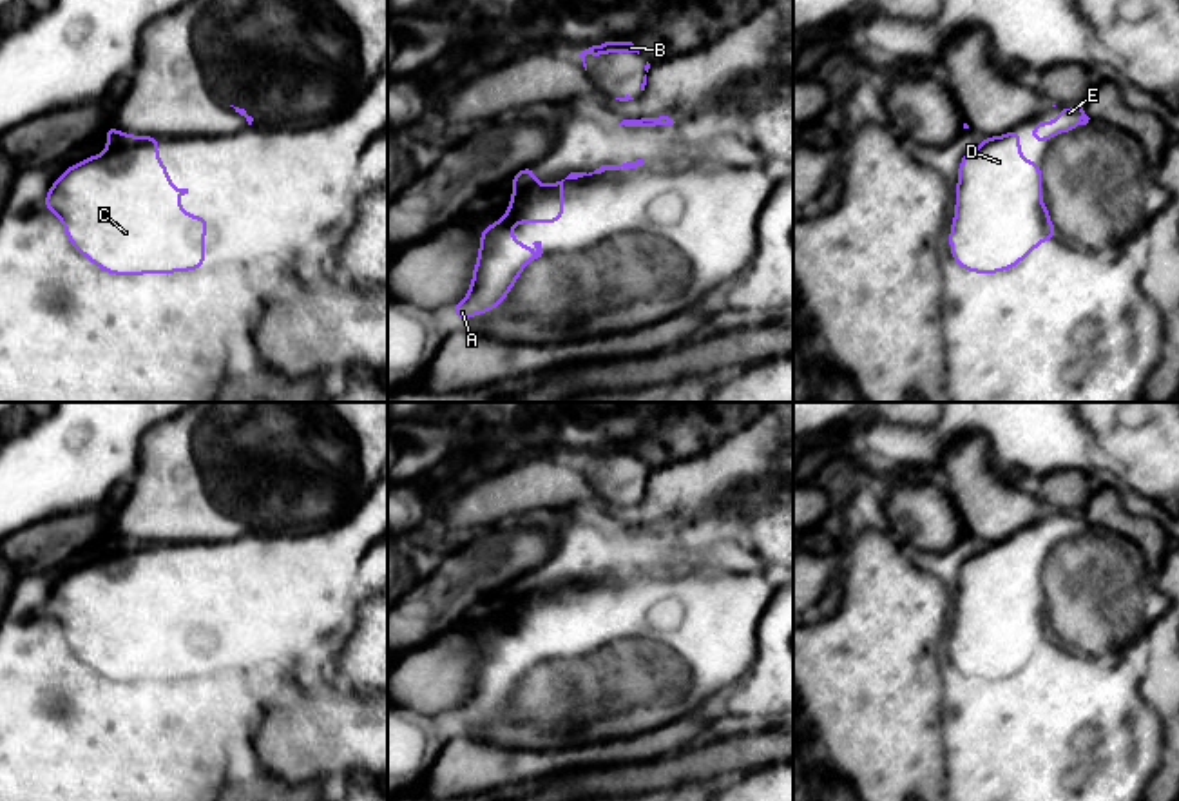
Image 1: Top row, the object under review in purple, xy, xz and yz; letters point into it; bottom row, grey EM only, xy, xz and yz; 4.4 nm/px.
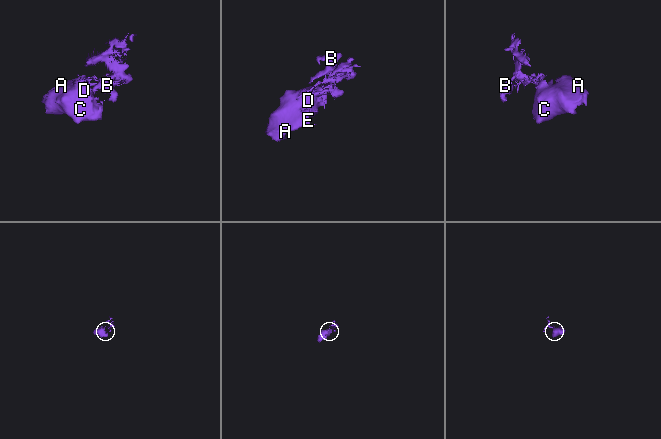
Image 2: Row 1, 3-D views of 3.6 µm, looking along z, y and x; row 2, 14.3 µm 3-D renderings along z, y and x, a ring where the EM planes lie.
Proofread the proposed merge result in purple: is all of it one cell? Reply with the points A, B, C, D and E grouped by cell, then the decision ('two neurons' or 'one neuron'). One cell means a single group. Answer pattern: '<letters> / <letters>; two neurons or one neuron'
A C D E / B; two neurons

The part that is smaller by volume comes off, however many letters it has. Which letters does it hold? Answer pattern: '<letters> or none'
B

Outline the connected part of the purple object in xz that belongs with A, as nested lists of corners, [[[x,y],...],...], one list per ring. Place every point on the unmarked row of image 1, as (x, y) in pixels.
[[[556,587],[547,591],[540,598],[525,600],[507,611],[507,618],[496,629],[485,632],[480,638],[480,654],[478,665],[474,669],[471,692],[467,703],[462,709],[453,709],[451,718],[460,725],[467,727],[478,719],[485,719],[494,716],[500,709],[505,707],[513,690],[518,687],[520,678],[534,665],[542,663],[543,654],[542,647],[534,647],[536,658],[529,661],[525,654],[531,647],[523,647],[522,651],[511,642],[511,634],[518,629],[561,629],[563,627],[563,587]]]

